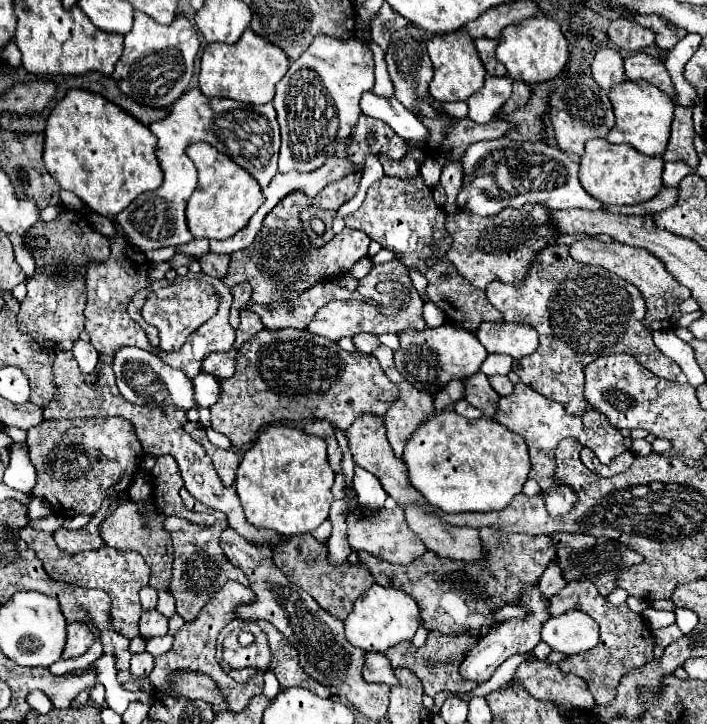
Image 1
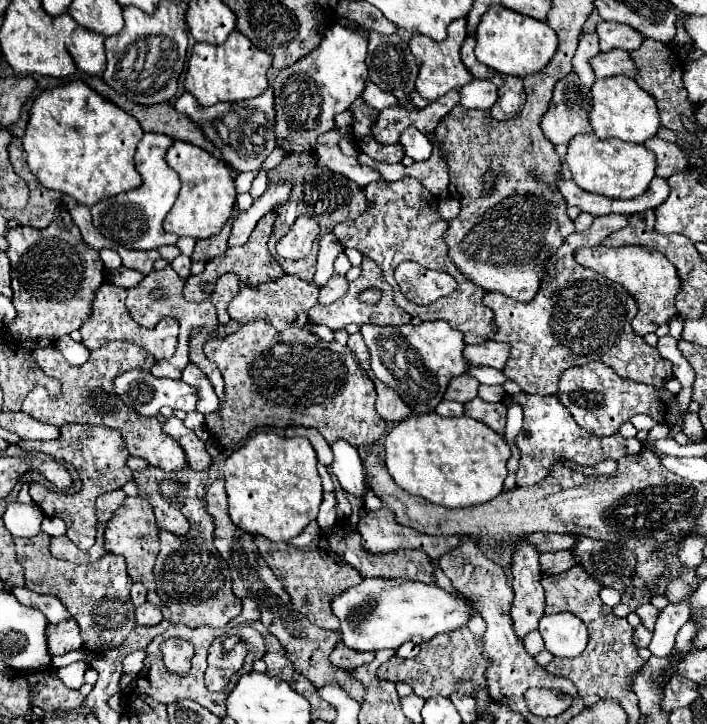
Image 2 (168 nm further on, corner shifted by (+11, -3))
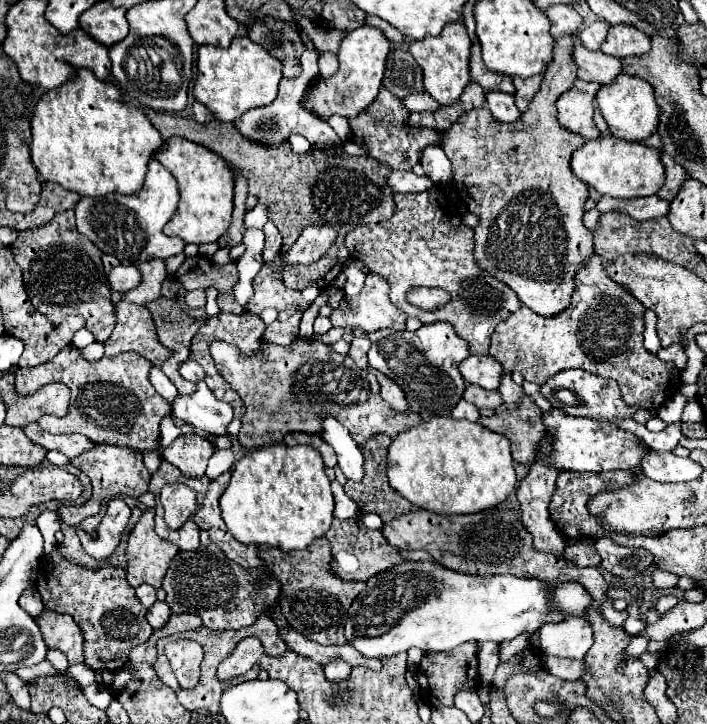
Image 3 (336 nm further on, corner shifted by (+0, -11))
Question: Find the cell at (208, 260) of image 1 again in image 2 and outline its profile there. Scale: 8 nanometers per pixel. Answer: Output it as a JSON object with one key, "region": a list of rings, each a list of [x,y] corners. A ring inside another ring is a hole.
{"region":[[[232,220],[222,228],[220,234],[212,236],[212,238],[206,238],[206,240],[198,240],[196,242],[196,248],[194,248],[194,254],[190,256],[192,262],[198,262],[198,260],[204,260],[204,262],[210,262],[214,260],[216,256],[222,256],[228,246],[226,246],[226,240],[230,236],[230,228],[232,228]]]}

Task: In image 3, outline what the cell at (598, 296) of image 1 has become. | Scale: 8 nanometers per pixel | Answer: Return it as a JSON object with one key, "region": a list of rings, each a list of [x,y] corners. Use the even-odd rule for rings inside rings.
{"region":[[[593,254],[589,258],[589,264],[583,264],[575,276],[575,292],[573,302],[569,308],[565,308],[561,314],[553,318],[543,318],[535,312],[531,312],[527,306],[521,306],[517,312],[513,312],[507,320],[503,320],[493,336],[491,336],[491,348],[489,354],[503,366],[505,372],[521,372],[525,380],[535,384],[545,384],[547,378],[557,374],[565,368],[581,368],[589,370],[593,374],[601,374],[607,378],[617,380],[621,388],[621,396],[625,404],[639,406],[641,410],[657,412],[667,398],[679,392],[679,372],[673,362],[663,362],[657,358],[657,354],[651,354],[643,346],[643,310],[645,306],[639,304],[637,298],[629,296],[623,286],[613,282],[605,268],[601,266],[601,258]]]}

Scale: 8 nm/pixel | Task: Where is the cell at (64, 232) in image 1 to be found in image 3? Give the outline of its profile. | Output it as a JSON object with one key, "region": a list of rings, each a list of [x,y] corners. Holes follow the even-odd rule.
{"region":[[[73,210],[59,212],[49,220],[49,224],[19,232],[19,238],[11,244],[11,252],[23,270],[27,294],[43,316],[47,316],[55,326],[69,314],[83,316],[87,320],[87,328],[95,334],[95,340],[105,342],[111,336],[117,318],[101,264],[103,252],[85,236],[79,236],[75,230]],[[99,284],[105,284],[105,288],[99,288]]]}

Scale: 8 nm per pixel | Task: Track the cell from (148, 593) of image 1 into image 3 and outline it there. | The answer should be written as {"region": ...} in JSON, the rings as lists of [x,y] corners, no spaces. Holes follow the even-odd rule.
{"region":[[[141,584],[141,586],[137,586],[135,588],[137,590],[137,598],[141,600],[141,604],[145,606],[145,608],[149,608],[157,598],[155,598],[155,588],[151,588],[149,584]]]}

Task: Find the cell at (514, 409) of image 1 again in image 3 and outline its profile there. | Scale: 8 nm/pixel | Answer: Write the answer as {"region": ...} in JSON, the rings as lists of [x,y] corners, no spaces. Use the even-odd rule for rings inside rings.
{"region":[[[559,408],[545,412],[543,420],[545,420],[547,432],[553,434],[553,452],[547,462],[557,470],[575,470],[575,472],[633,470],[647,454],[647,444],[643,440],[613,424],[603,424],[603,420],[575,418],[565,414]]]}

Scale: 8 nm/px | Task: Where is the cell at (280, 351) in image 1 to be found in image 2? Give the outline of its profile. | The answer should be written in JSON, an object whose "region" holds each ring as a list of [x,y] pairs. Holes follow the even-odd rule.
{"region":[[[256,320],[240,326],[230,336],[214,336],[204,346],[244,348],[244,366],[238,364],[238,358],[236,364],[228,360],[226,368],[222,364],[226,400],[220,404],[220,412],[205,415],[204,428],[222,450],[238,448],[258,426],[308,426],[320,430],[328,444],[346,440],[354,448],[378,442],[388,430],[388,424],[374,408],[374,382],[360,368],[354,352],[338,342],[324,342],[306,326],[278,332],[270,324]]]}

